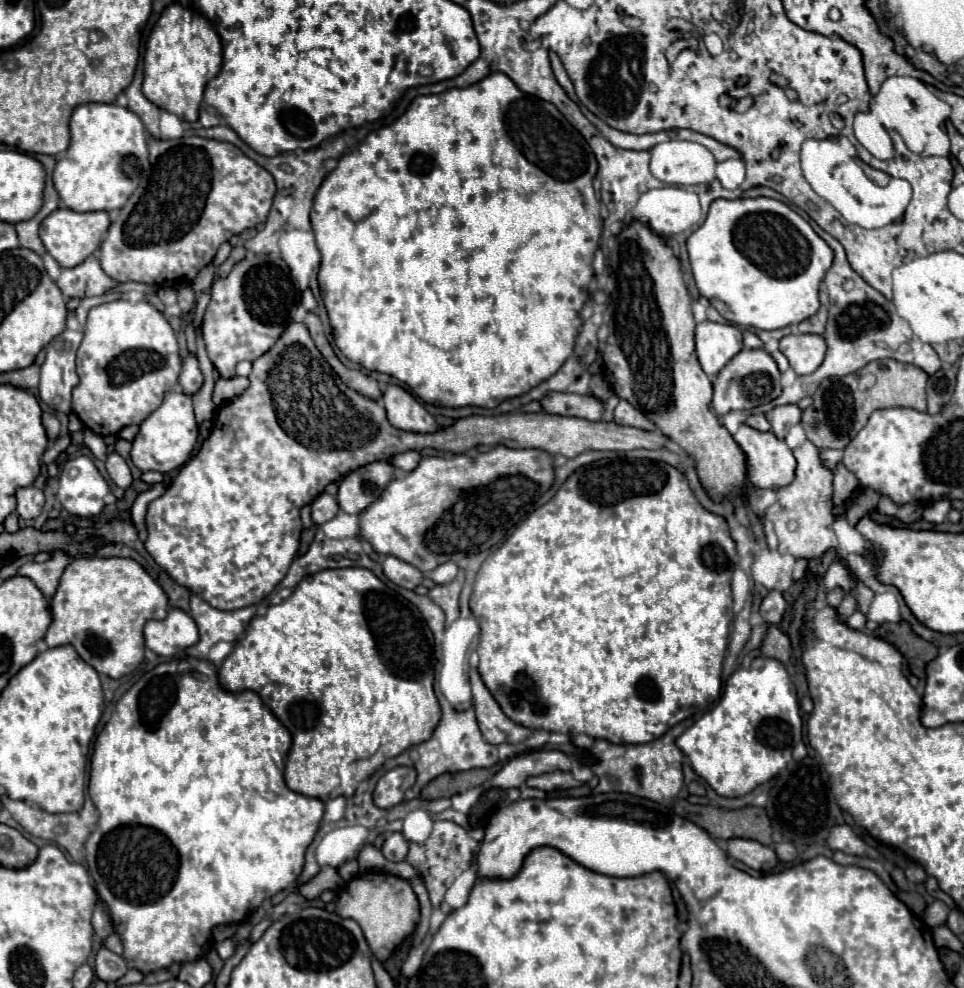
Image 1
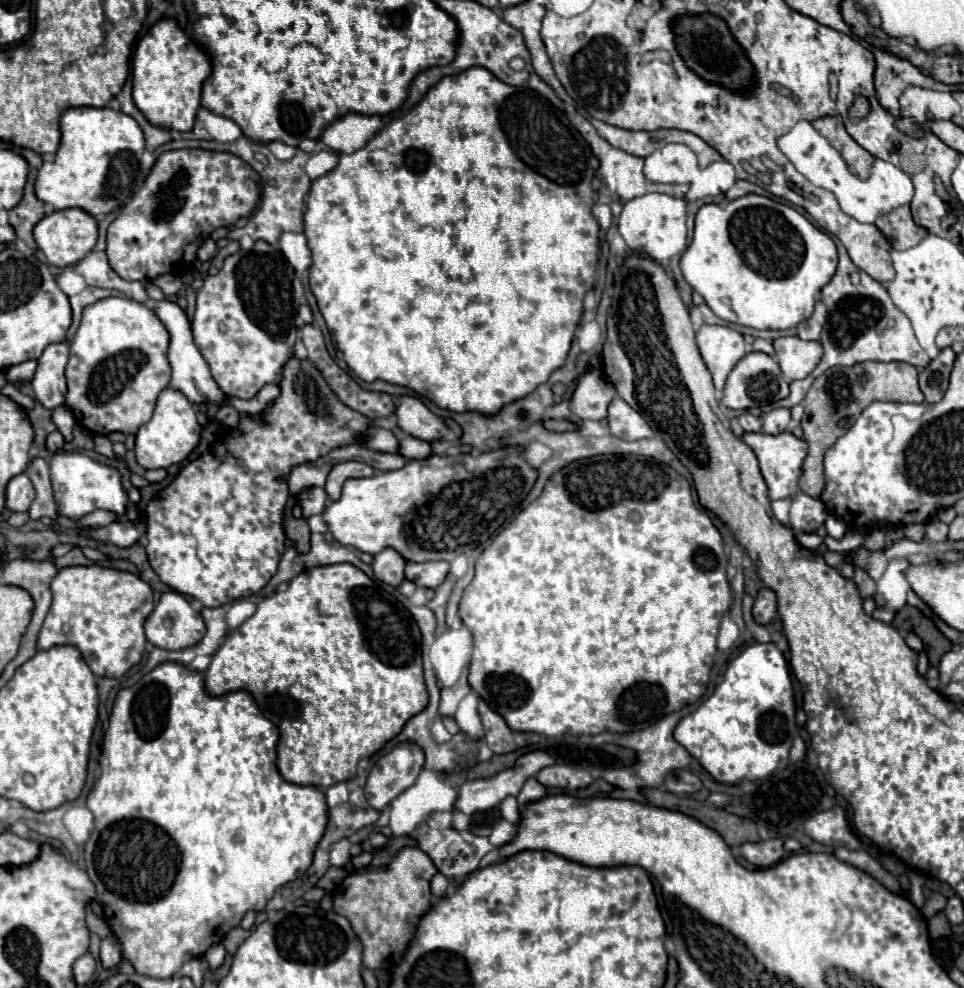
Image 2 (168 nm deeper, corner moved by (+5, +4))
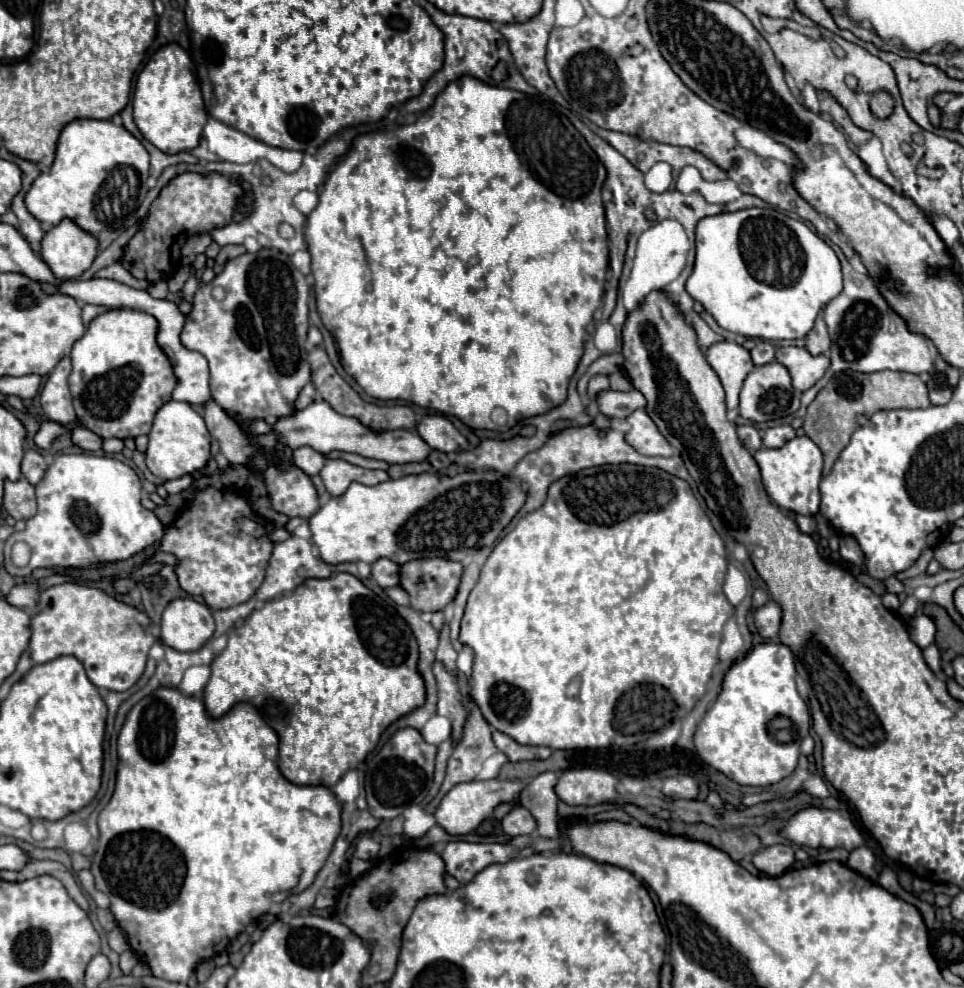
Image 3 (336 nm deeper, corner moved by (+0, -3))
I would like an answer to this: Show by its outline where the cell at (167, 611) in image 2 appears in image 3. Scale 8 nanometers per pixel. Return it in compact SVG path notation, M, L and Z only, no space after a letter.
M193 598L171 600L163 610L159 640L173 650L195 652L213 636L213 632L215 622L211 610Z

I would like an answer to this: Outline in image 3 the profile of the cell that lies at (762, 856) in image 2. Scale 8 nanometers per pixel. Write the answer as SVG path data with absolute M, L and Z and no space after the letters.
M789 844L767 846L753 854L755 868L767 876L781 876L785 870L793 866L793 862L795 862L795 856Z

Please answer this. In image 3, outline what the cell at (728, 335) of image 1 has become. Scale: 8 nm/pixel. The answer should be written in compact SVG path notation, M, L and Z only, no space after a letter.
M721 340L721 342L715 342L715 344L711 344L707 348L707 362L717 372L719 380L721 380L721 384L725 388L727 408L729 410L737 408L741 384L743 384L745 376L755 366L749 352L737 342Z

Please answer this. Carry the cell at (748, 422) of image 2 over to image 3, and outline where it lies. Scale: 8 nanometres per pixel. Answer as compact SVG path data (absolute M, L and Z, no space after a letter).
M739 426L737 428L737 434L739 434L739 440L743 442L743 446L747 450L759 450L763 446L763 440L761 440L761 432L755 428L755 426Z

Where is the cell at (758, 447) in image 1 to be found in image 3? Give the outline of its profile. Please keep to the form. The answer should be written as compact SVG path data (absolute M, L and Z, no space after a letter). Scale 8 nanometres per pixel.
M797 436L793 440L789 440L785 446L781 448L759 448L753 452L753 458L759 464L761 476L763 476L763 486L767 496L785 510L793 510L795 514L817 514L819 512L819 482L821 482L821 468L823 468L823 454L817 448L817 444L813 440L809 440L807 436Z

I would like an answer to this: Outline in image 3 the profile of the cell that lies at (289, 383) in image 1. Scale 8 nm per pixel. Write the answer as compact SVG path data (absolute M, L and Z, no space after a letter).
M207 486L195 492L193 502L179 514L175 522L165 526L159 550L169 552L177 558L175 574L177 574L179 586L187 594L201 596L211 610L225 610L225 608L233 608L247 602L263 584L265 570L269 566L269 558L275 546L273 540L269 538L269 532L271 532L269 522L253 512L245 496L227 494L213 486Z

